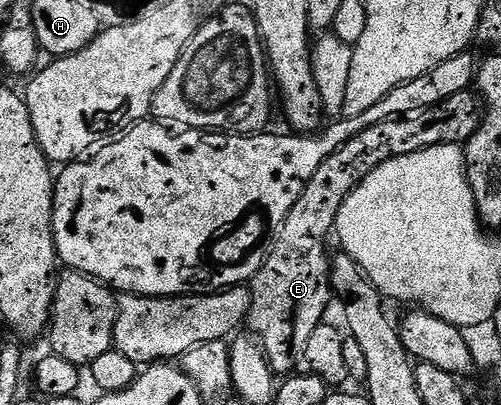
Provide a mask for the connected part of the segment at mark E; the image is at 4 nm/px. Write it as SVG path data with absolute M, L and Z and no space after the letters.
M470 90L457 93L449 97L439 107L431 107L428 111L416 114L414 117L402 119L386 119L384 123L373 125L365 129L355 139L350 139L339 151L334 151L313 173L309 185L301 193L297 205L289 209L289 217L285 217L283 228L279 230L279 236L267 259L261 265L249 284L251 292L251 312L247 314L246 326L251 327L250 334L254 336L260 347L263 348L263 355L267 358L267 364L271 366L272 372L279 377L287 377L296 370L295 367L304 362L303 354L309 345L309 337L313 337L313 329L324 322L327 306L333 303L333 292L331 289L331 264L327 247L323 244L323 238L335 231L335 222L341 213L341 205L348 199L358 187L360 181L369 177L373 169L380 167L385 161L405 157L409 153L417 153L429 149L433 145L445 145L450 148L454 143L466 144L483 124L484 108L481 106L481 99L478 94Z

